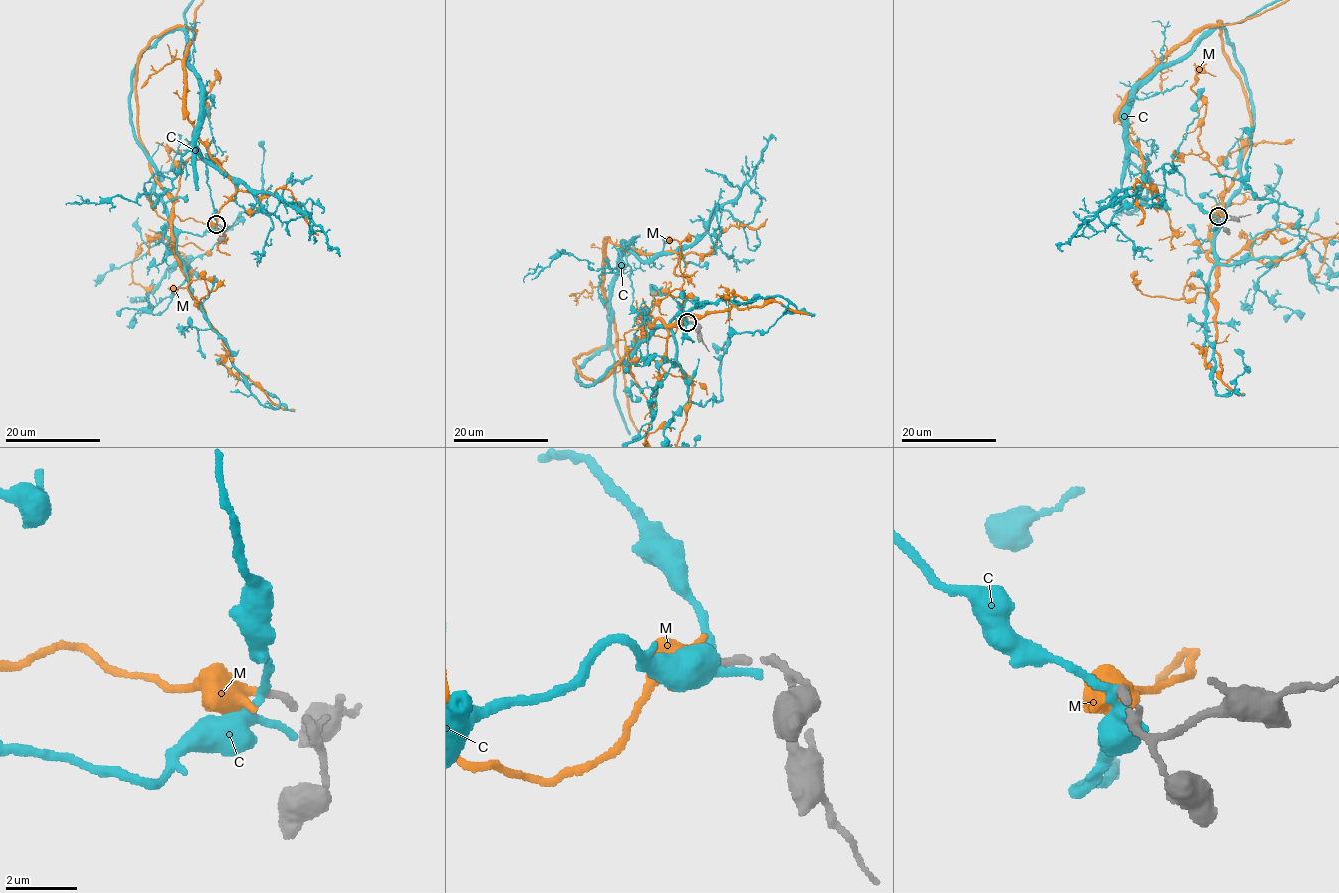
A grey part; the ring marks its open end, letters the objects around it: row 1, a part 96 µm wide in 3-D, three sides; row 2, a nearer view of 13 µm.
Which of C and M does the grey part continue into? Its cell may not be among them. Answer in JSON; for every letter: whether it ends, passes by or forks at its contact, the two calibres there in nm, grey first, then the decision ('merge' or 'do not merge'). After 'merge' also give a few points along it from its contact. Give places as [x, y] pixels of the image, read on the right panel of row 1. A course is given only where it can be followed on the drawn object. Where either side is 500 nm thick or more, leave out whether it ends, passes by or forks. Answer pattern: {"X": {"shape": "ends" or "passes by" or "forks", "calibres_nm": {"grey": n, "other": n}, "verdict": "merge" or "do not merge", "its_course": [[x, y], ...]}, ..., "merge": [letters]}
{"C": {"shape": "forks", "calibres_nm": {"grey": 240, "other": 240}, "verdict": "do not merge"}, "M": {"shape": "passes by", "calibres_nm": {"grey": 240, "other": 340}, "verdict": "merge"}, "merge": ["M"]}

